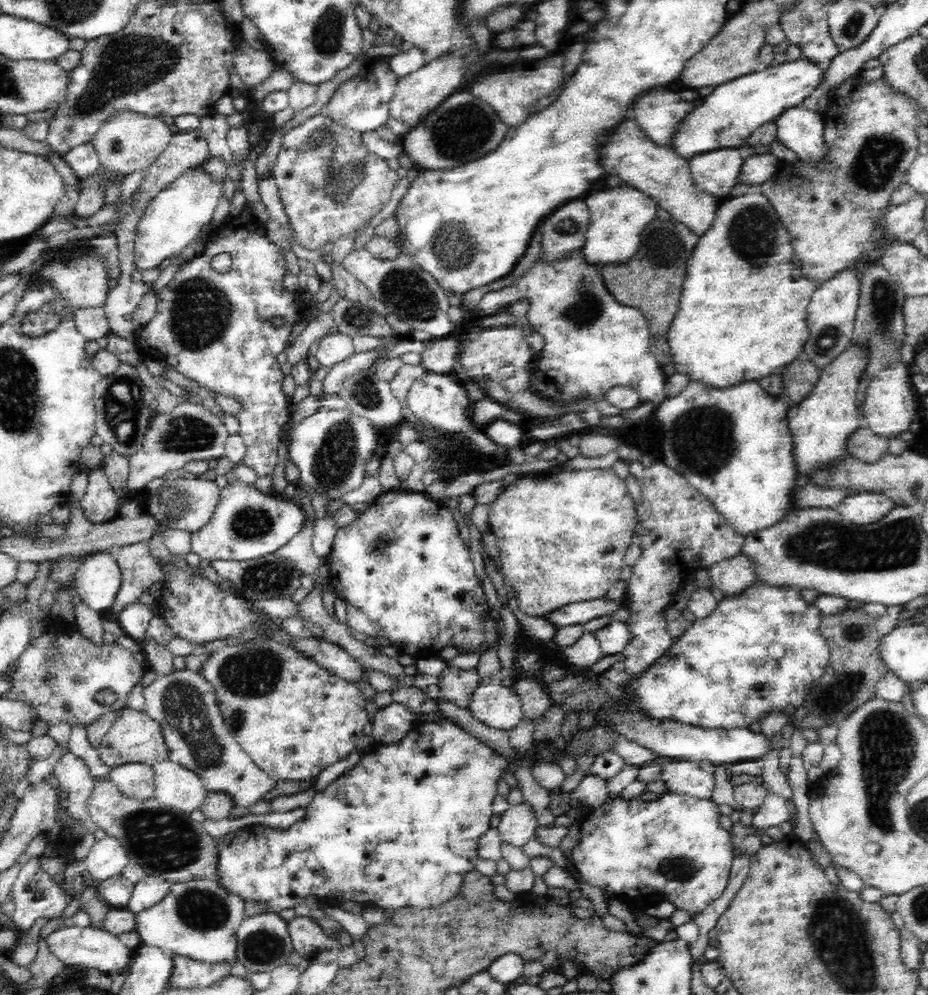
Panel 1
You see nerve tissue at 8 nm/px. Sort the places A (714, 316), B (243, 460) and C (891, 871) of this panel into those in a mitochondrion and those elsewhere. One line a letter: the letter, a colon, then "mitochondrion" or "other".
A: other
B: other
C: other

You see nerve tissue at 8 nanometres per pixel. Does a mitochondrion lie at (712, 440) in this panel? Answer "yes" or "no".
yes

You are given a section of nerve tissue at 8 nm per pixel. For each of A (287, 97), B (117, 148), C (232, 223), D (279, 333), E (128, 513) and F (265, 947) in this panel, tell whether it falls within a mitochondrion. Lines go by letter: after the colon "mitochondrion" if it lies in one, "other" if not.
A: other
B: mitochondrion
C: other
D: other
E: other
F: mitochondrion

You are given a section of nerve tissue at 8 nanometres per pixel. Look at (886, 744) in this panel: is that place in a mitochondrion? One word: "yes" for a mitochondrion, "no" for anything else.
yes

